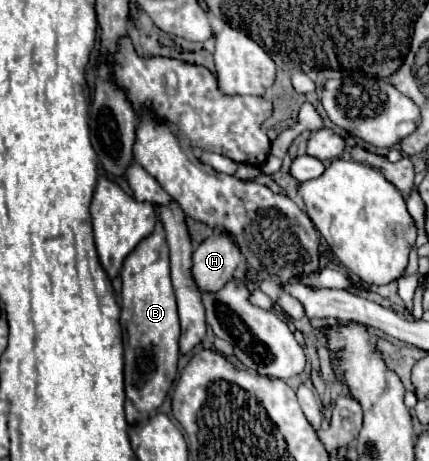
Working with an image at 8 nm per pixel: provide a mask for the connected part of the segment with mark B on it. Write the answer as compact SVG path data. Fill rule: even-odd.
M158 222L150 236L146 236L124 260L122 266L122 344L124 344L124 384L126 384L126 420L140 422L148 418L154 410L158 410L164 402L164 382L166 394L172 388L176 378L176 366L180 358L178 338L180 338L180 322L176 312L176 296L170 282L170 262L168 262L168 244L164 226Z

